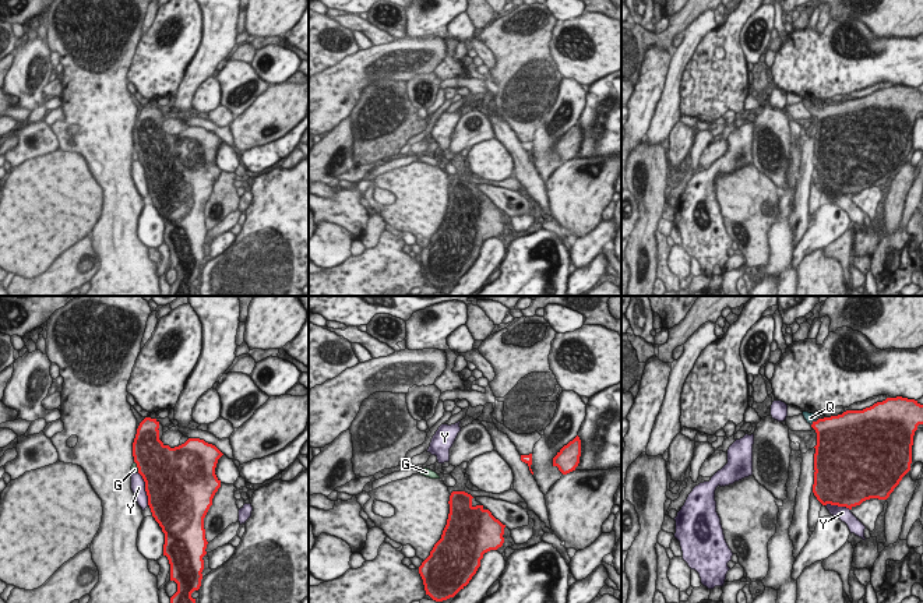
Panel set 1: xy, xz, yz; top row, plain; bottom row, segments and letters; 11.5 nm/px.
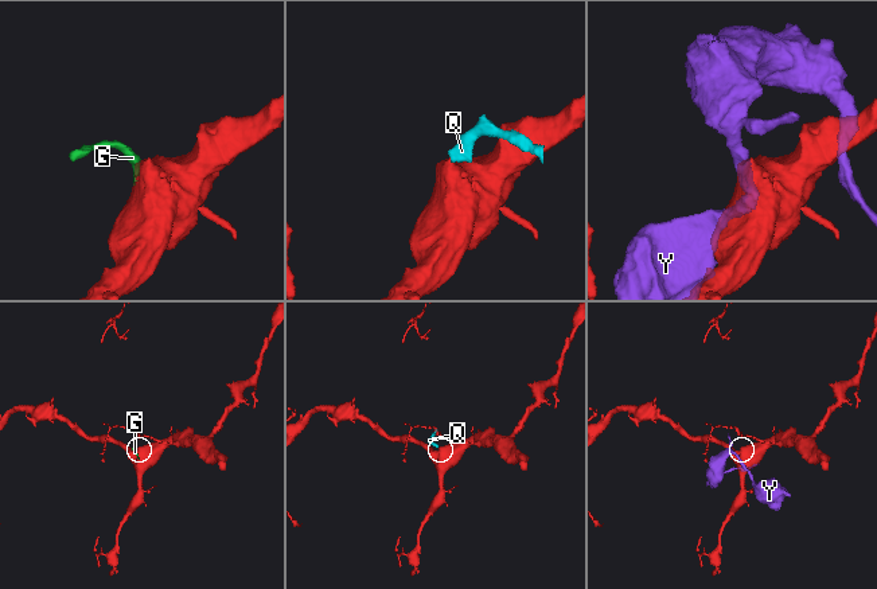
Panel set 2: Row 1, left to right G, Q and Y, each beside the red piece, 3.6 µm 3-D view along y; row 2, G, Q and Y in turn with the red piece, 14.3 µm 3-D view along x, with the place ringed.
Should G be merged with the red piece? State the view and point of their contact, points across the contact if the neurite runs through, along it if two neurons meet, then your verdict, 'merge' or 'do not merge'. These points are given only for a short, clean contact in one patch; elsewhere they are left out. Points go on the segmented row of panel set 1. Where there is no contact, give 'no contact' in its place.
contact xy (137, 466); border xy (134, 461), (138, 471); do not merge

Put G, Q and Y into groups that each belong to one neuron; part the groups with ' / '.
G / Q / Y

